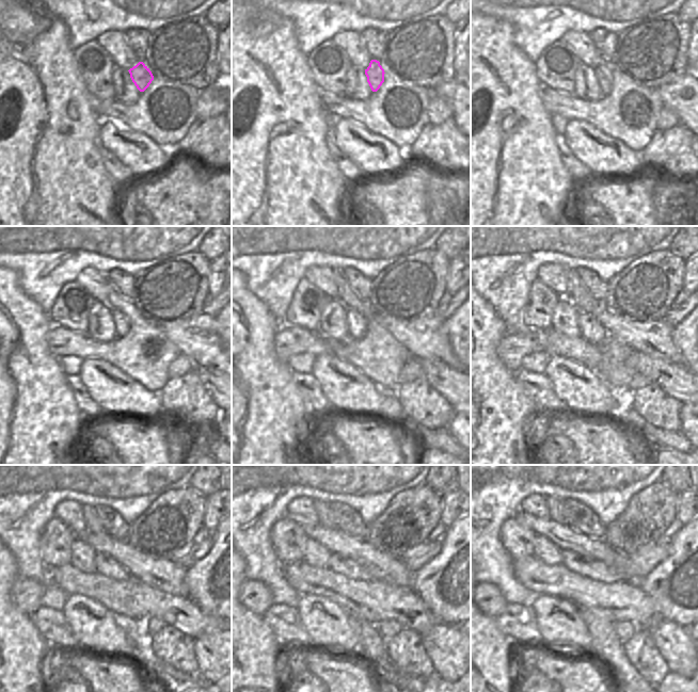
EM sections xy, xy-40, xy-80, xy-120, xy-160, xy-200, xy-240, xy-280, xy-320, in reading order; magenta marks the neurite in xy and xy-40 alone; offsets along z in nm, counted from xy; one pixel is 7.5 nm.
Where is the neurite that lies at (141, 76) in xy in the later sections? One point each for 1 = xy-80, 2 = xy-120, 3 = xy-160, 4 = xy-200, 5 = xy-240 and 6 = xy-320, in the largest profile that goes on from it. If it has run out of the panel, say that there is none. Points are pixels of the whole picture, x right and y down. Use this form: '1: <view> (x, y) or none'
1: xy-80 (604, 82)
2: xy-120 (122, 323)
3: xy-160 (358, 323)
4: xy-200 (590, 330)
5: xy-240 (106, 565)
6: xy-320 (635, 566)

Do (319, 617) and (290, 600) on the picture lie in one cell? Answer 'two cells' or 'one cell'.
two cells

